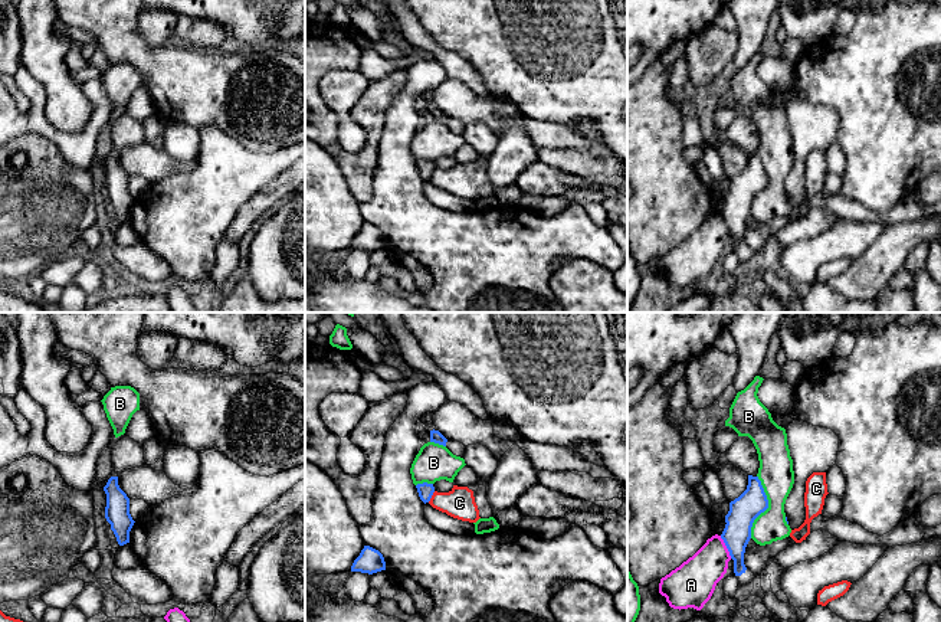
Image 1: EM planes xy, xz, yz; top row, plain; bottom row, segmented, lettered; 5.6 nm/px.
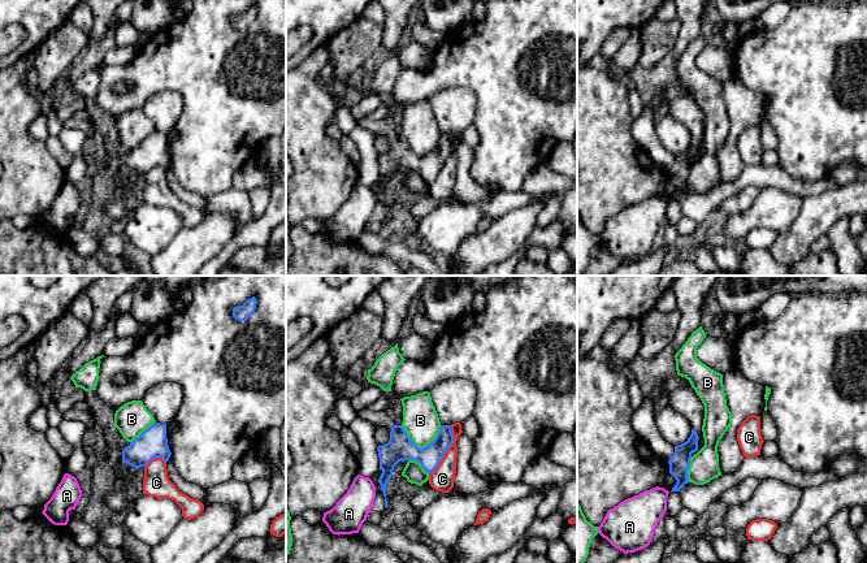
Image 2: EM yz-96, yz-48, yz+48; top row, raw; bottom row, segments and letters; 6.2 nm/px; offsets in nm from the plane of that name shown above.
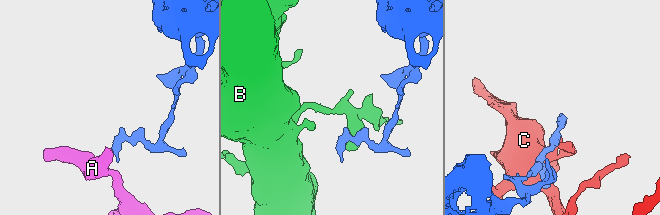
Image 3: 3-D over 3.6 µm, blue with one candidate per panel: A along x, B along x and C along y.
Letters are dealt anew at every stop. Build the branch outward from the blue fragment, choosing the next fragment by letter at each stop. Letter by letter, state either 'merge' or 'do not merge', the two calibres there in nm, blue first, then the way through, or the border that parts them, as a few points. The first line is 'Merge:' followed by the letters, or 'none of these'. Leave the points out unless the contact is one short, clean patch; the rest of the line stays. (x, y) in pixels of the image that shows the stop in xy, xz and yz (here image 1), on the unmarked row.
Merge: none of these
A: do not merge; calibres 160 and 240 nm; border yz (720, 213), (731, 235)
B: do not merge; calibres 160 and 190 nm
C: do not merge; calibres 90 and 170 nm

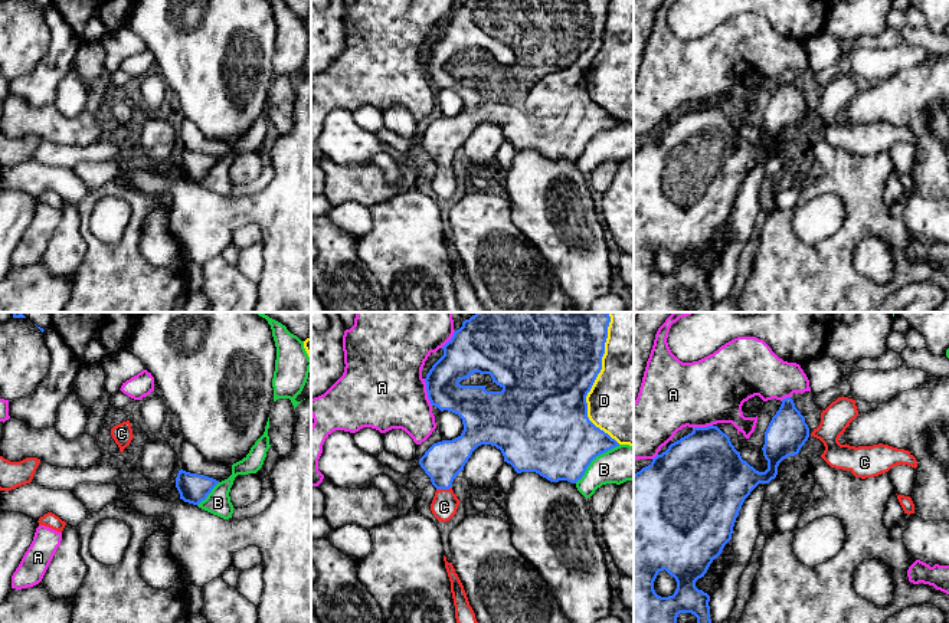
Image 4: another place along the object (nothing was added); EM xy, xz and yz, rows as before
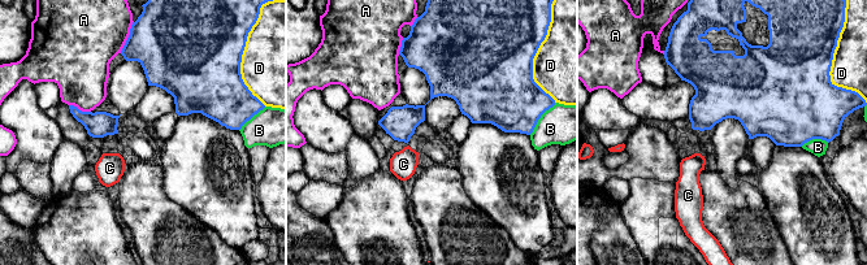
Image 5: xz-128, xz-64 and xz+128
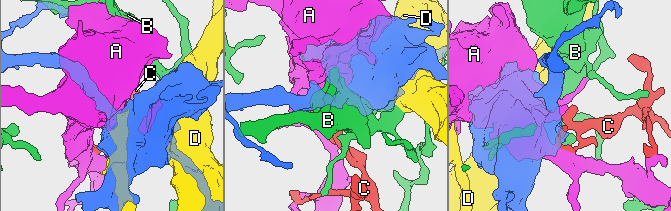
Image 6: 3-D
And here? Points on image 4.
Merge: C
A: do not merge; calibres 200 and 460 nm
B: do not merge; calibres 440 and 200 nm
C: merge; calibres 220 and 150 nm; way xz (442, 138), (444, 166), (444, 184)
D: do not merge; calibres 500 and 480 nm

